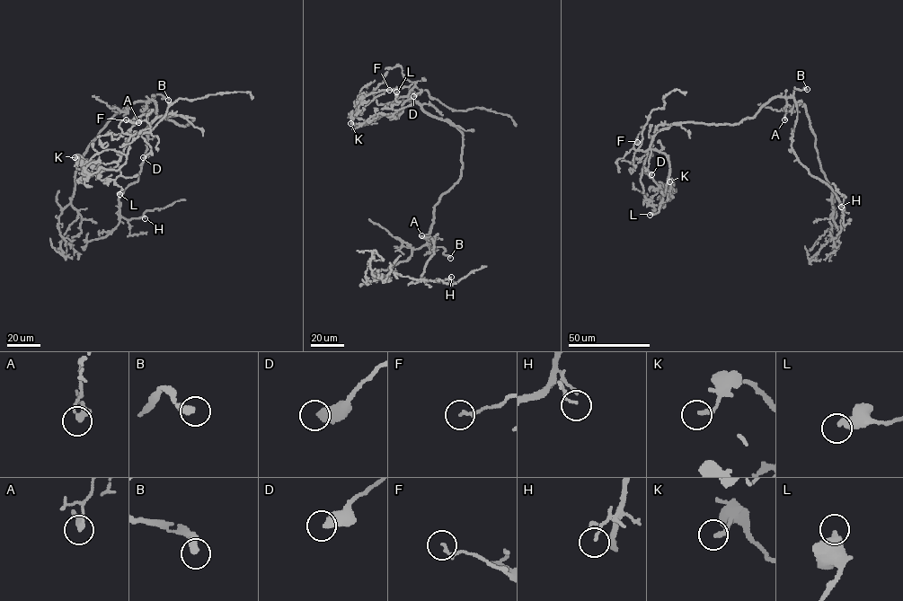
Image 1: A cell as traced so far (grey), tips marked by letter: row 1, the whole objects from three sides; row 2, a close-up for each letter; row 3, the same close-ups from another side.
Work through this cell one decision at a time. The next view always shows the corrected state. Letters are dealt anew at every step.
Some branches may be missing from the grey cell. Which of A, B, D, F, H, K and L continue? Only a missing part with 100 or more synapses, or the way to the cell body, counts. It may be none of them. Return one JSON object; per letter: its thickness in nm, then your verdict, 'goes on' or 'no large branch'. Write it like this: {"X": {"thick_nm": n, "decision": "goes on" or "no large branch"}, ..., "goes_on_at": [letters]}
{"A": {"thick_nm": 320, "decision": "no large branch"}, "B": {"thick_nm": 280, "decision": "goes on"}, "D": {"thick_nm": 440, "decision": "no large branch"}, "F": {"thick_nm": 160, "decision": "no large branch"}, "H": {"thick_nm": 100, "decision": "no large branch"}, "K": {"thick_nm": 190, "decision": "no large branch"}, "L": {"thick_nm": 480, "decision": "no large branch"}, "goes_on_at": ["B"]}

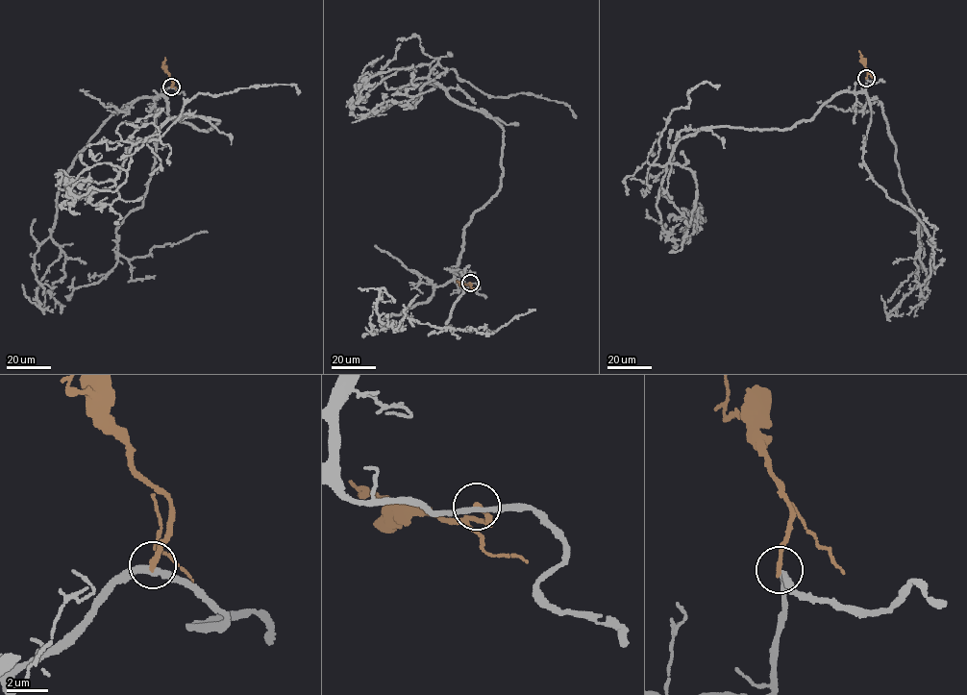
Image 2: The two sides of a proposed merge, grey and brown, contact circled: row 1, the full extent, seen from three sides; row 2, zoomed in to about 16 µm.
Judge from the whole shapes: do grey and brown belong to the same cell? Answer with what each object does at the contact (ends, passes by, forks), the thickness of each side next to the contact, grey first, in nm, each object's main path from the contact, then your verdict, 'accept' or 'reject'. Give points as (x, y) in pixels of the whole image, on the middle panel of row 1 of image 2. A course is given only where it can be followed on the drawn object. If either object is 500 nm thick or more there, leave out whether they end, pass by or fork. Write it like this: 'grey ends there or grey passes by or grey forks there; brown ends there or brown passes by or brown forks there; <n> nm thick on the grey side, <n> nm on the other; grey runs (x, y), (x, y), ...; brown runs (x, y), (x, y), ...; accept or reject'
grey passes by; brown ends there; 280 nm thick on the grey side, 240 nm on the other; grey runs (470, 283), (455, 269), (464, 227), (500, 188), (503, 129), (431, 70), (576, 118); brown runs (470, 283), (458, 281); reject

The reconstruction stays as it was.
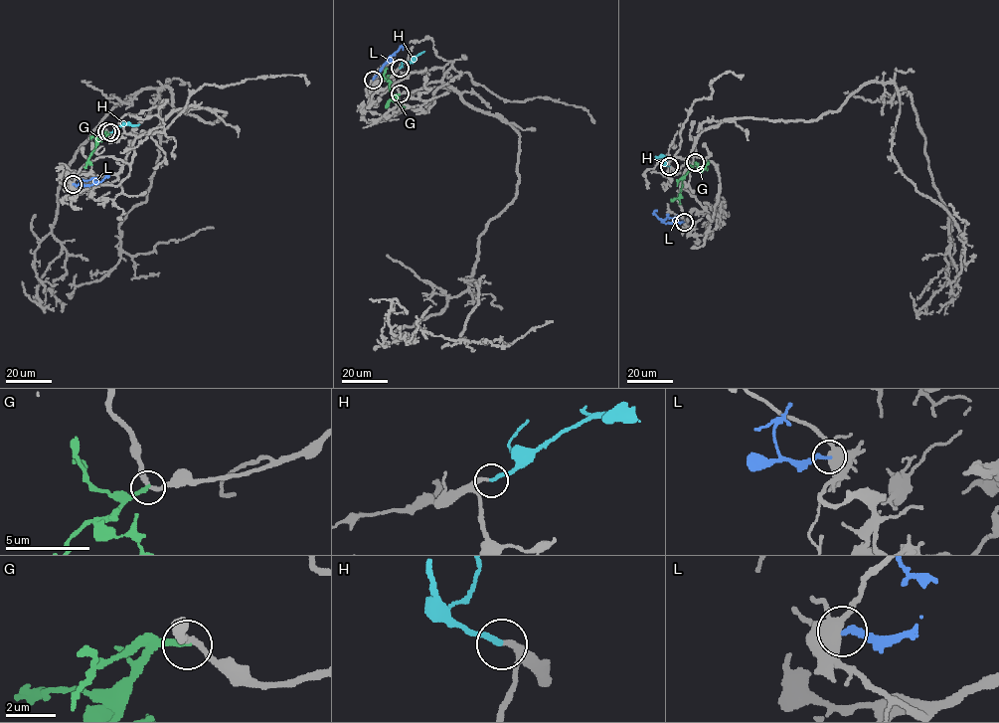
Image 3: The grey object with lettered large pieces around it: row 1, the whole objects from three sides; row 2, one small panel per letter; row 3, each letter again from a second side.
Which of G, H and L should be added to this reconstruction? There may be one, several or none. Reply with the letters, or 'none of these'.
H

